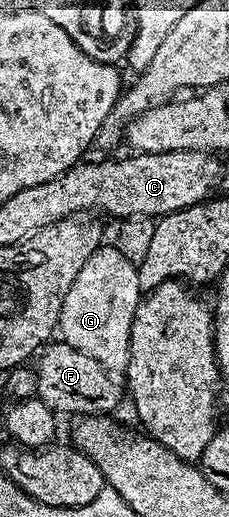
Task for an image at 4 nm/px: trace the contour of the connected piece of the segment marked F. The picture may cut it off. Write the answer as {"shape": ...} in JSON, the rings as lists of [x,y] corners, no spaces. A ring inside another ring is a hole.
{"shape":[[[49,342],[40,349],[35,360],[38,376],[36,399],[42,400],[54,413],[74,412],[74,417],[99,416],[113,414],[117,403],[123,396],[123,388],[116,384],[114,377],[95,358],[83,354],[83,350],[75,350],[64,342]]]}

